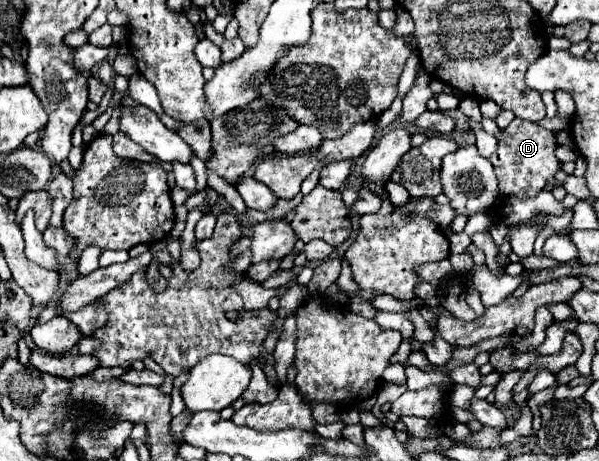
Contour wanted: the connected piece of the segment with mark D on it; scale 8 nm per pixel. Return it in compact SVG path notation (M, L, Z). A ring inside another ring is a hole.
M514 118L508 128L504 128L504 138L498 142L496 154L492 154L490 162L494 164L498 184L500 184L500 202L502 206L506 196L536 196L540 190L544 190L546 180L554 176L556 170L560 170L560 162L554 156L554 136L540 128L534 122L526 122L520 118Z

